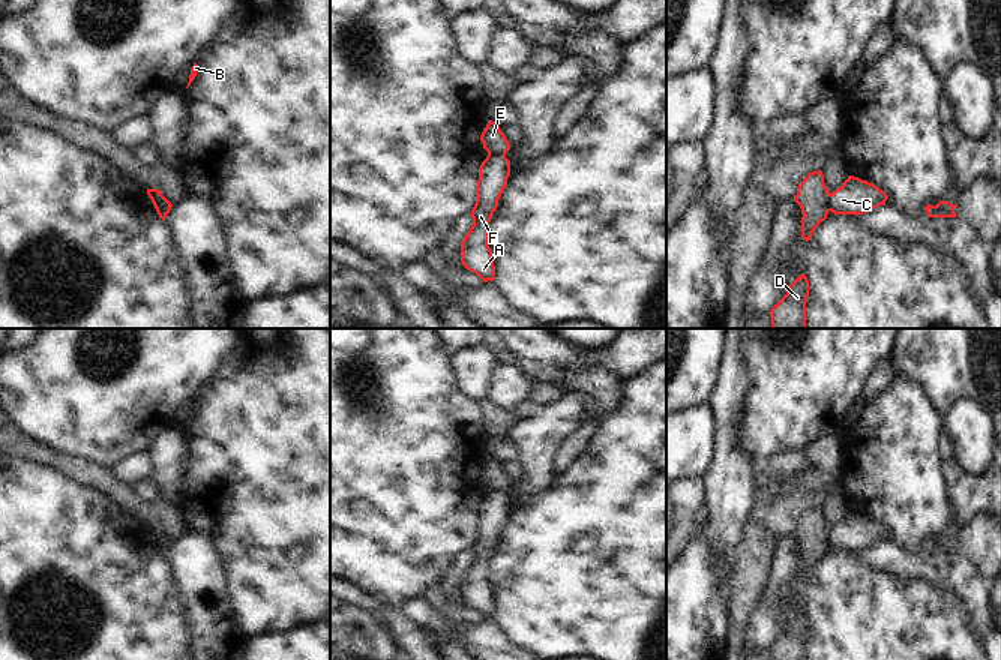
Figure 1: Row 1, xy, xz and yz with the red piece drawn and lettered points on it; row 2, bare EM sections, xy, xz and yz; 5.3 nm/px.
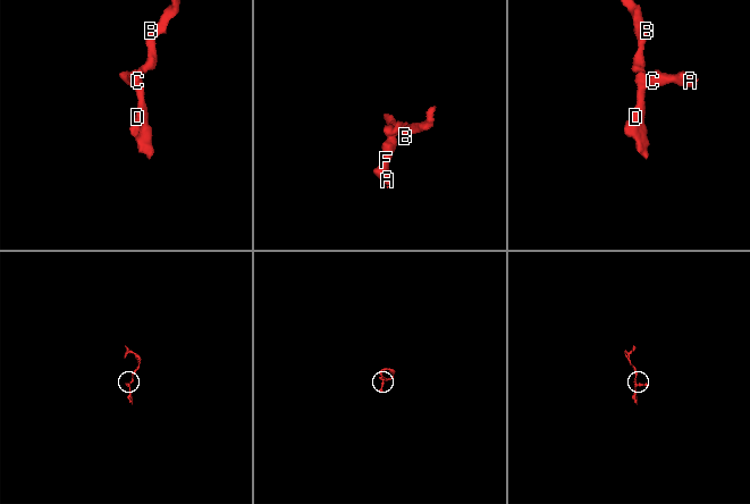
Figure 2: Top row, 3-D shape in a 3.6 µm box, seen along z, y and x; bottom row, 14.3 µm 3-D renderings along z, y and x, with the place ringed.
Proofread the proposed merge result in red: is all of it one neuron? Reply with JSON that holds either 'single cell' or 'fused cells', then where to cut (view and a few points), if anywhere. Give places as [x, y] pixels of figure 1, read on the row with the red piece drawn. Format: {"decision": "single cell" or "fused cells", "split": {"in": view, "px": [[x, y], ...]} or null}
{"decision": "fused cells", "split": {"in": "xz", "px": [[505, 153], [488, 155]]}}

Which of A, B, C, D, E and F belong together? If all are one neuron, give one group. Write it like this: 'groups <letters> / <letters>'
groups A C F / B D E

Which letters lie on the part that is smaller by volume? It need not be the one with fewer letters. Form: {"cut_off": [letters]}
{"cut_off": ["A", "C", "F"]}

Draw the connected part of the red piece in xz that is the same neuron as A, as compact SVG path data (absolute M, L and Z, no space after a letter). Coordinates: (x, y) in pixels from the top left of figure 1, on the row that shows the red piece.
M488 154L479 168L476 204L471 210L473 225L461 244L462 266L483 282L494 280L495 266L488 246L489 222L498 207L498 200L510 176L510 160L506 154Z

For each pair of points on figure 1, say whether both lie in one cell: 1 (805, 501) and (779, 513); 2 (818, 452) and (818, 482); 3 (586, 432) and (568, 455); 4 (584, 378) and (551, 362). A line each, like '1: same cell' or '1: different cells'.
1: same cell
2: same cell
3: same cell
4: different cells

